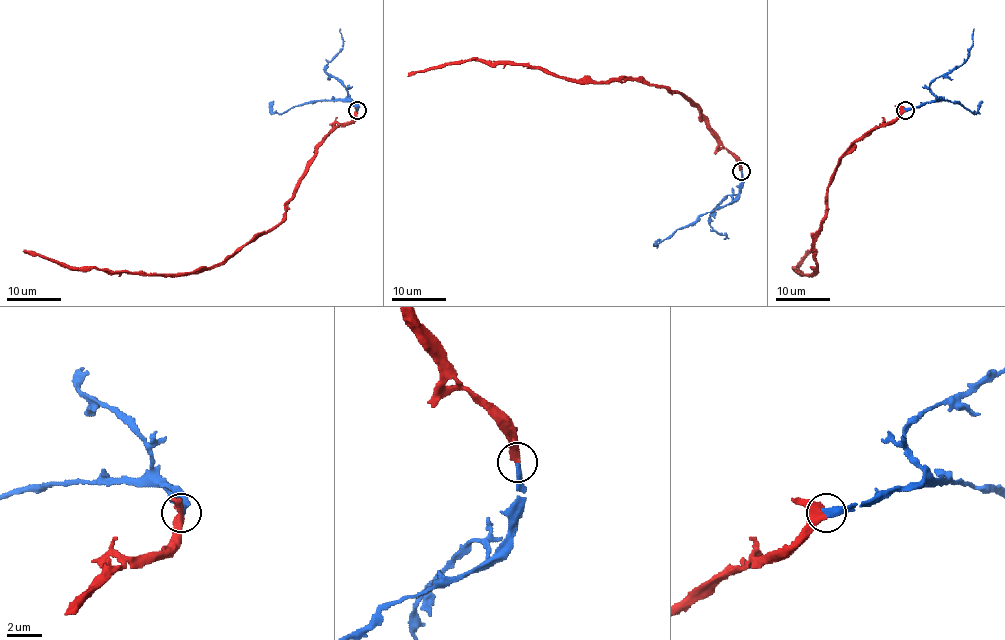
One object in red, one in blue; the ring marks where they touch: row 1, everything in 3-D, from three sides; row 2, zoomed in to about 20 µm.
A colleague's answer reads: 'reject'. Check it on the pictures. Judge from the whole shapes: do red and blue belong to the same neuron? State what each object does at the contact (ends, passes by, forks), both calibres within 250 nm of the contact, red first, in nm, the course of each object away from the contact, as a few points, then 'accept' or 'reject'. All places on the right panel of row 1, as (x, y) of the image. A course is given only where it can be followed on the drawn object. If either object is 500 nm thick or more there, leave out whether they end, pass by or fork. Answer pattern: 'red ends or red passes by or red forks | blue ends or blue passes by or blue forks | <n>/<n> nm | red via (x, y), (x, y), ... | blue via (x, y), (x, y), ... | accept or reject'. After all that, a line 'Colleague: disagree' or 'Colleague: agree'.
red passes by | blue ends | 360/360 nm | red via (905, 110), (868, 130), (840, 160), (814, 236), (814, 268), (798, 272), (809, 249) | blue via (905, 110), (932, 102), (935, 95), (929, 84), (959, 67), (973, 46), (974, 29) | accept
Colleague: disagree

